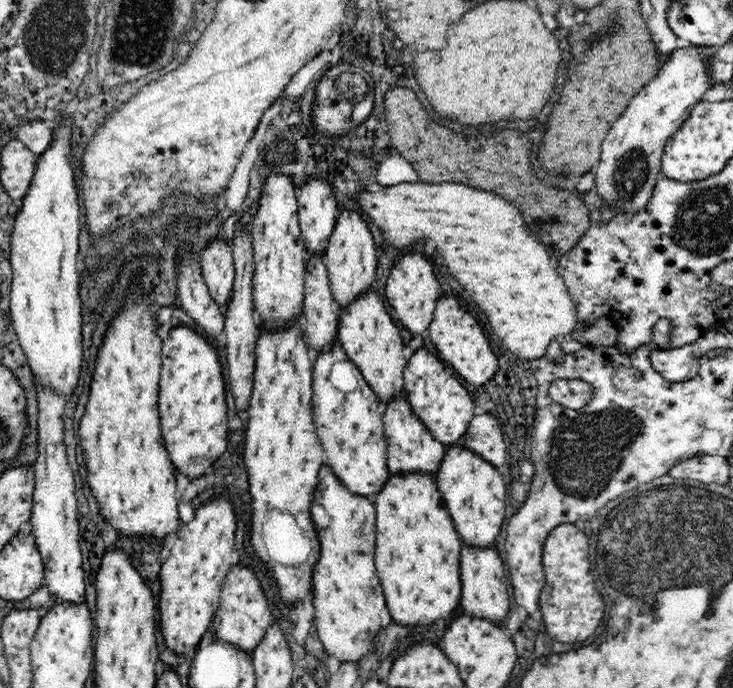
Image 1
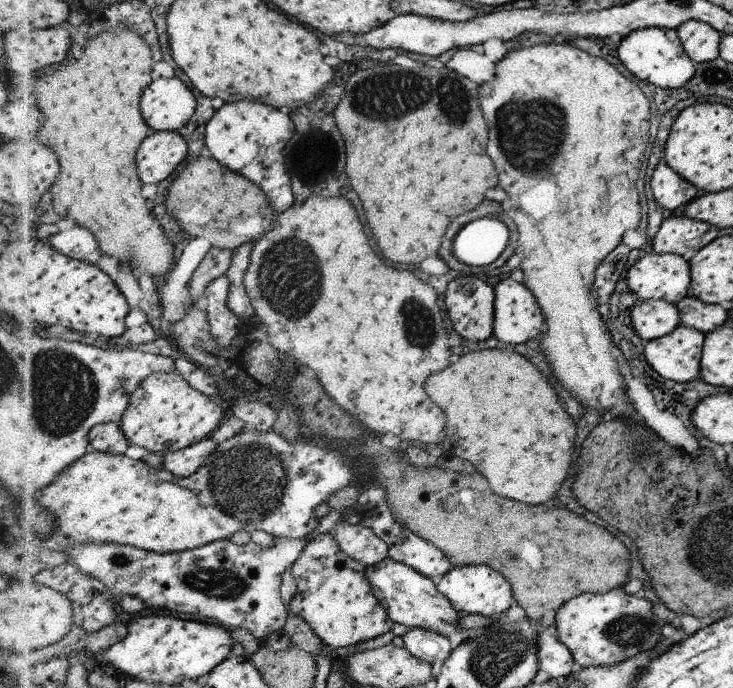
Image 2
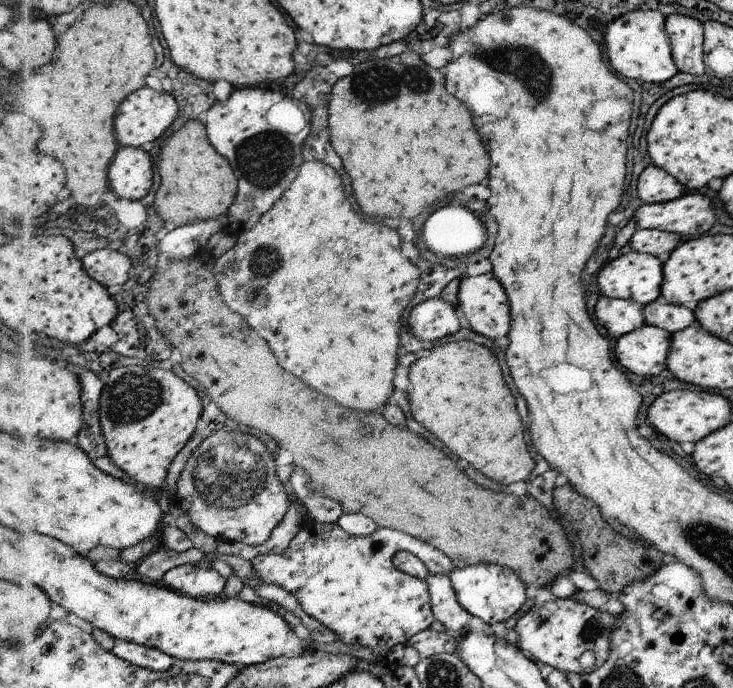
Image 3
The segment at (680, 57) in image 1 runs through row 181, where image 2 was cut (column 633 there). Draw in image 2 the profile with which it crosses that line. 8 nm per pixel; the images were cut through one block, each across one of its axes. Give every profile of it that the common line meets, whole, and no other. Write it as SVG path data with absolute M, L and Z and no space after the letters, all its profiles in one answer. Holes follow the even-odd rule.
M616 588L605 594L582 594L566 603L557 613L554 630L570 650L573 660L583 666L614 667L657 648L665 622L654 614L650 601Z

